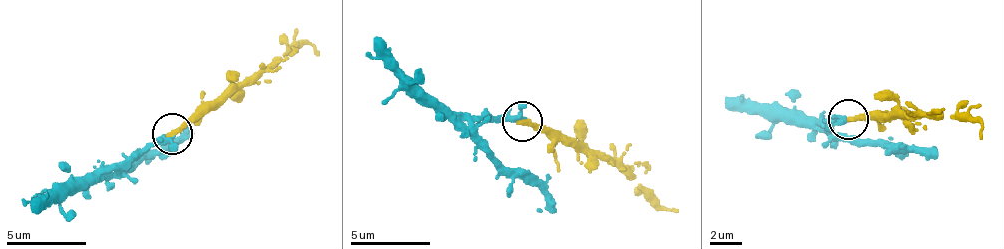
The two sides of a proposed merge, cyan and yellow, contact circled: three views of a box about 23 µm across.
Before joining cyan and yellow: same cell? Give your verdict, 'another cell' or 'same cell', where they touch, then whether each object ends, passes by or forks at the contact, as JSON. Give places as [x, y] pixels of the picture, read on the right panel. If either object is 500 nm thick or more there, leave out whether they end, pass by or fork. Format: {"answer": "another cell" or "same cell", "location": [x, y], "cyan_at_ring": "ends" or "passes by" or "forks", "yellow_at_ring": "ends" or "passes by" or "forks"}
{"answer": "same cell", "location": [848, 119], "cyan_at_ring": "forks", "yellow_at_ring": "ends"}

